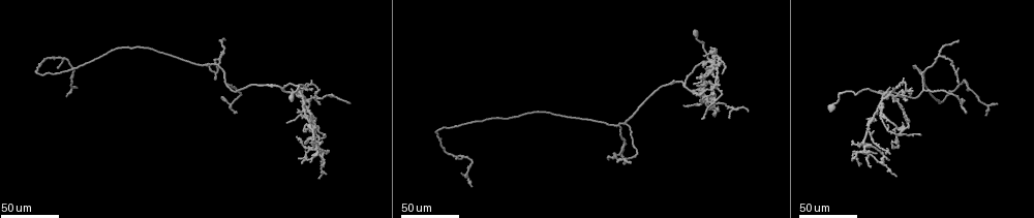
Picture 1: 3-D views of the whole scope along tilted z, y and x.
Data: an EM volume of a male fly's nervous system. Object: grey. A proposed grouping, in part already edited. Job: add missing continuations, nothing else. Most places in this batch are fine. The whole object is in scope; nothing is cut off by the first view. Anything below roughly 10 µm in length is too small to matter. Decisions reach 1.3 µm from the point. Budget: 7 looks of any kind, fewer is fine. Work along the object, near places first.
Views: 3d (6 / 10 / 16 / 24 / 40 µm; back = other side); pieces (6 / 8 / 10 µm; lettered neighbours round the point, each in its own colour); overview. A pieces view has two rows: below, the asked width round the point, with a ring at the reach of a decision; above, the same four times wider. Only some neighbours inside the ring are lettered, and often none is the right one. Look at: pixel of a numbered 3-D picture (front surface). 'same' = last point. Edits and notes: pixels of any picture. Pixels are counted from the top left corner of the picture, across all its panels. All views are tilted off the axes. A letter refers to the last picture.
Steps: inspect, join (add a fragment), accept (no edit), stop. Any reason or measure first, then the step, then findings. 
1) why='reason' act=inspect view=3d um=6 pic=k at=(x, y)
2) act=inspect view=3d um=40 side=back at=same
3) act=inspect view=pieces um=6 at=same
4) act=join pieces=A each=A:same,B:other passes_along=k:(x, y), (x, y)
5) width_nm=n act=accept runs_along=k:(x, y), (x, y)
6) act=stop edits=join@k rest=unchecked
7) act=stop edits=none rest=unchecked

why='free end' act=inspect view=3d um=24 pic=1 at=(608, 159)

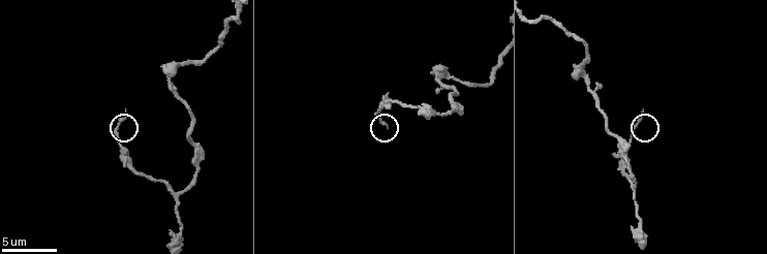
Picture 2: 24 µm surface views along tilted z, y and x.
act=inspect view=pieces um=8 pic=2 at=(643, 111)

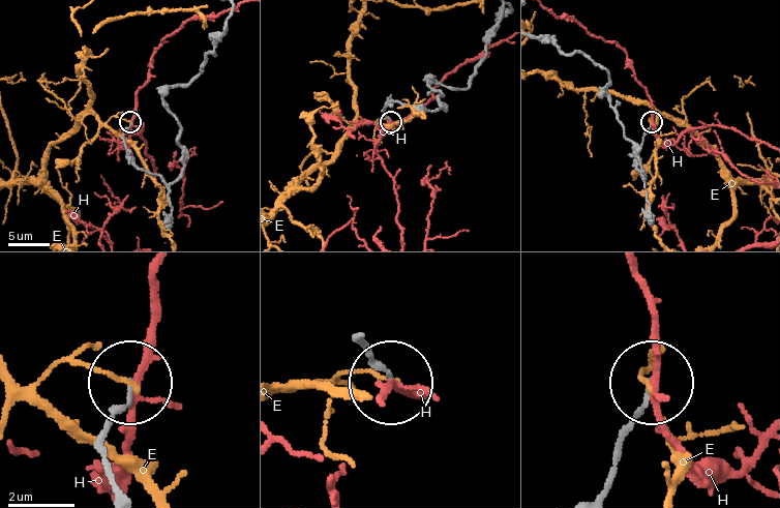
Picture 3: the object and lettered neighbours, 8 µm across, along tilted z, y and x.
act=accept each=E:other,H:other runs_along=3:(179, 138), (183, 168), (169, 183), (136, 163), (129, 122) found='no lettered fragment goes on from it'

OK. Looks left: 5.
why='branch stops here' act=inspect view=3d um=24 pic=1 at=(313, 90)

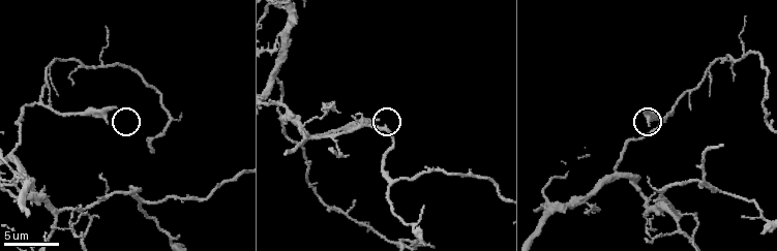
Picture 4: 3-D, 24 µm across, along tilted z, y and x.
act=inspect view=pieces um=8 pic=4 at=(646, 110)

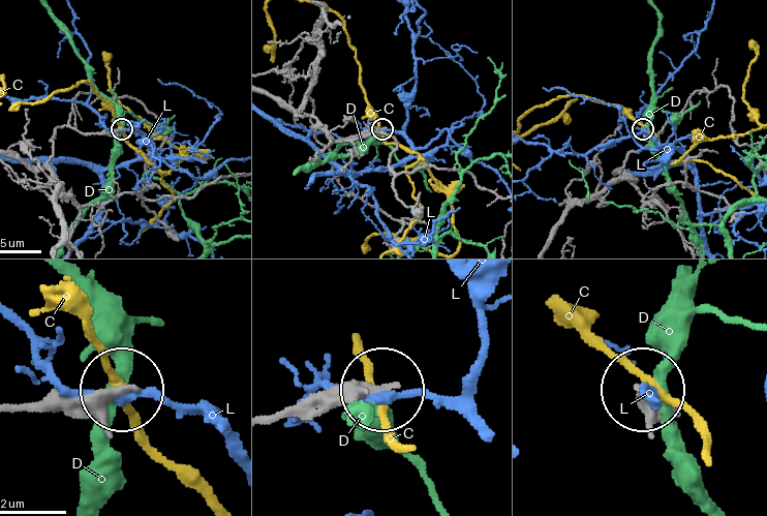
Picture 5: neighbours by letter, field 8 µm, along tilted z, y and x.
act=accept each=C:other,D:other,L:other runs_along=5:(272, 419), (297, 418), (377, 388) found='none of them fits'

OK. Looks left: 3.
why='long arm stops here' act=inspect view=3d um=40 pic=1 at=(921, 135)

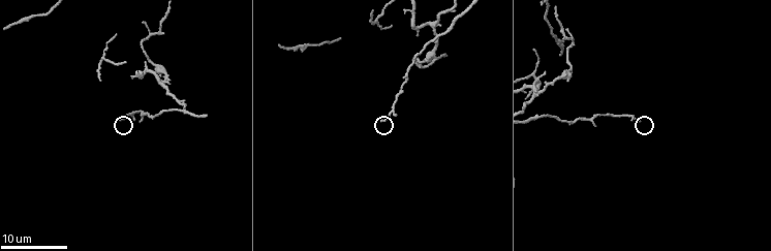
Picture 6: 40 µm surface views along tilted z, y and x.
act=inspect view=pieces um=6 pic=6 at=(382, 120)

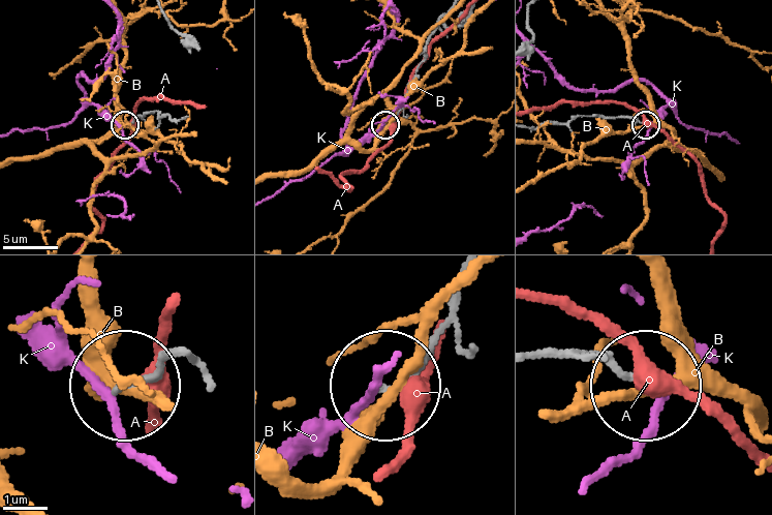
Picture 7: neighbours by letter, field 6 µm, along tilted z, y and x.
act=accept each=A:other,B:other,K:other found='none of them fits'

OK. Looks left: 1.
act=stop edits=none rest=unchecked

